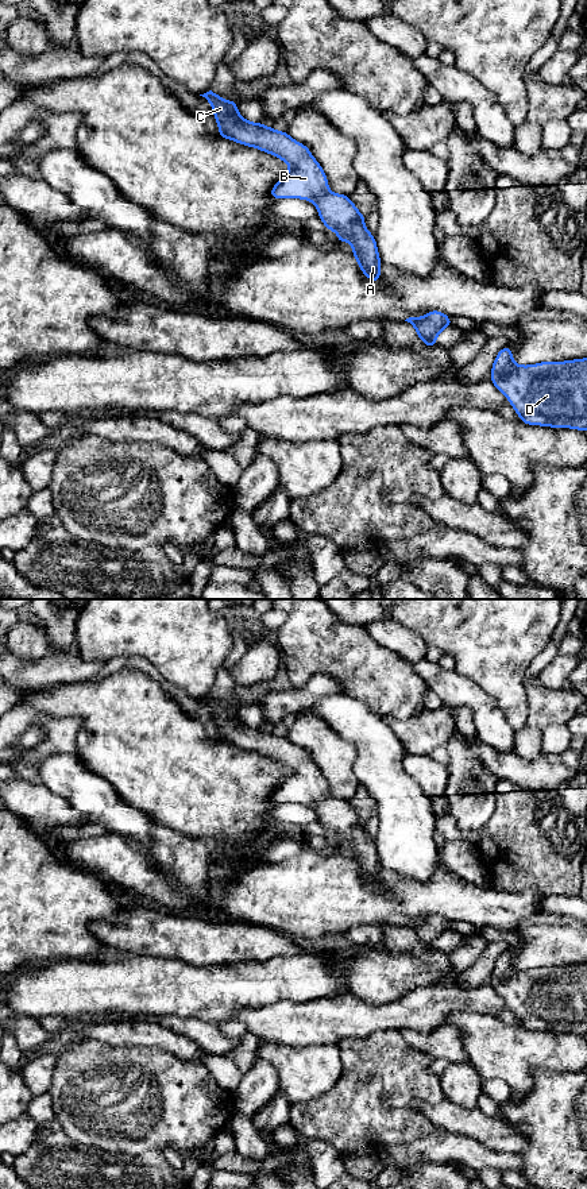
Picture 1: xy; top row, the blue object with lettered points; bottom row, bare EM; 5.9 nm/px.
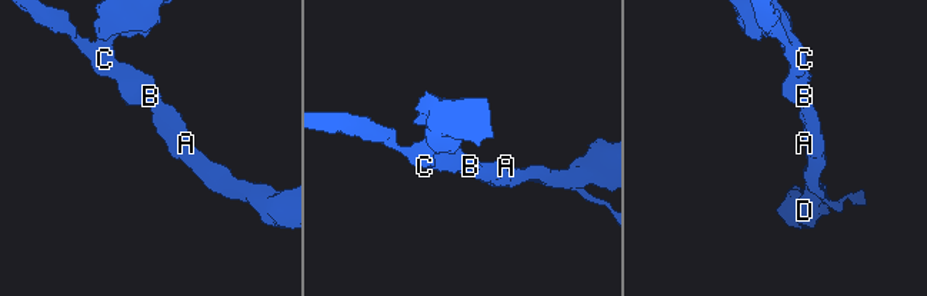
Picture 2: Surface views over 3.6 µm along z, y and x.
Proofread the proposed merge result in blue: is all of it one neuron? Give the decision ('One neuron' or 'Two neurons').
One neuron

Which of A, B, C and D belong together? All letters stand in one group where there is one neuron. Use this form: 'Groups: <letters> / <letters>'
Groups: A B C D

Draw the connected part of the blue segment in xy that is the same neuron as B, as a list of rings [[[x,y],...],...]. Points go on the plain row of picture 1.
[[[212,695],[200,699],[205,702],[219,729],[219,741],[240,749],[273,758],[291,771],[291,775],[273,791],[271,803],[294,802],[310,804],[318,814],[318,823],[327,831],[325,837],[337,837],[337,849],[348,845],[362,877],[372,887],[381,884],[381,864],[376,846],[364,830],[364,821],[356,814],[348,800],[332,798],[320,768],[309,753],[262,727],[250,727],[235,714],[239,706],[227,706]]]

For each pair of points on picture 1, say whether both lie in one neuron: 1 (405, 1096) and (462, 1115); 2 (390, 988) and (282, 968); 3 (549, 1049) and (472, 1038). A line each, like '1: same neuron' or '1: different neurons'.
1: different neurons
2: different neurons
3: same neuron

